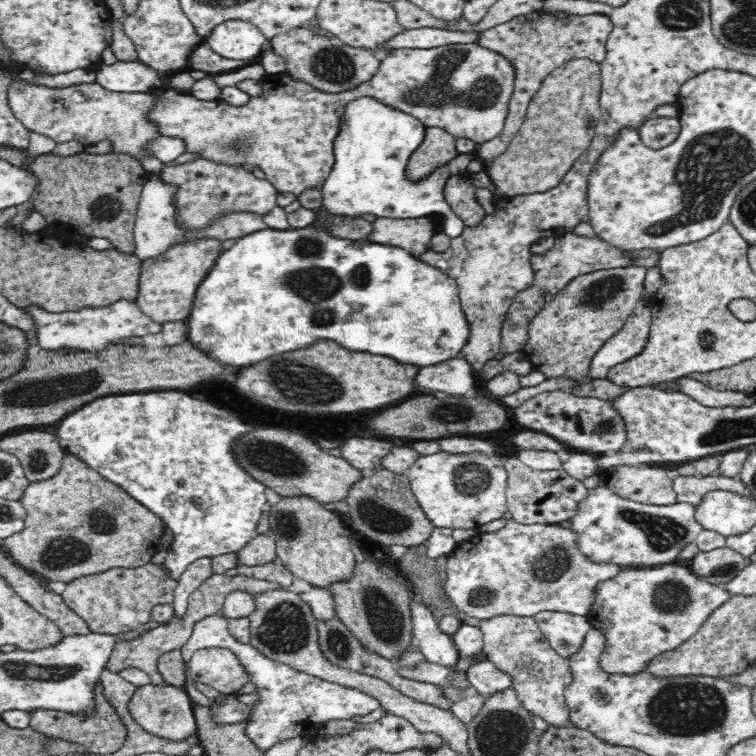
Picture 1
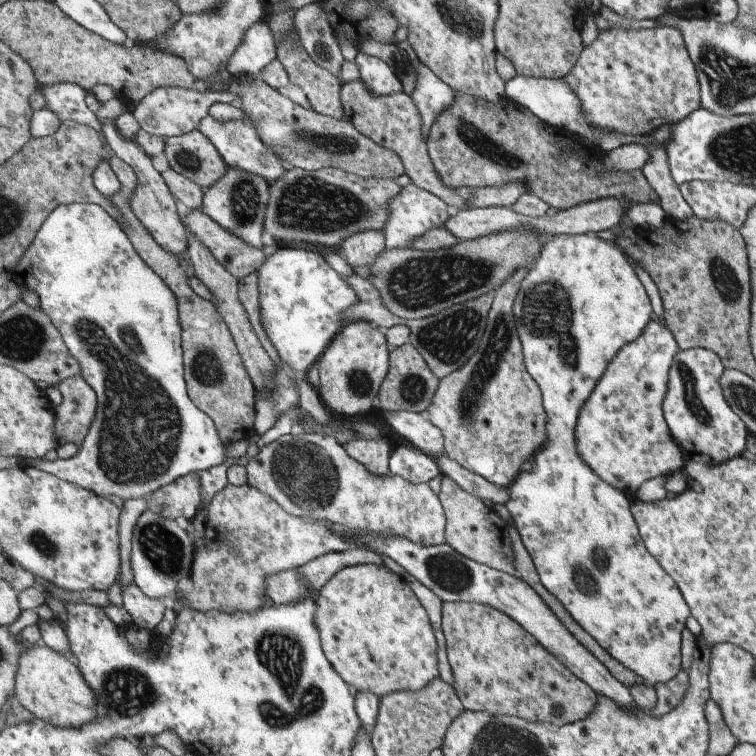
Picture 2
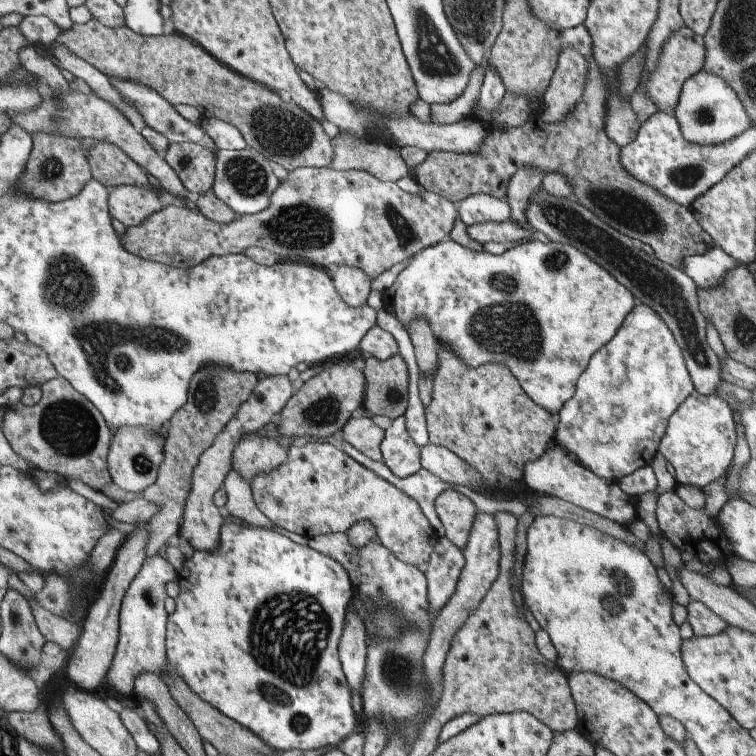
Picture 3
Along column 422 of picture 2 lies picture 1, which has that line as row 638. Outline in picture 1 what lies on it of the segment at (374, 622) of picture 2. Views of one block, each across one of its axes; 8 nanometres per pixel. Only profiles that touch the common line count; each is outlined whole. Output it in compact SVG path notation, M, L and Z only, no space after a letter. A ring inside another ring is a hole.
M674 563L652 568L623 568L614 578L597 586L595 601L587 614L592 627L606 635L606 649L599 658L600 669L608 674L633 675L644 671L646 662L666 650L680 646L690 639L706 619L732 595L724 585L715 585L704 577L696 576L691 568Z

